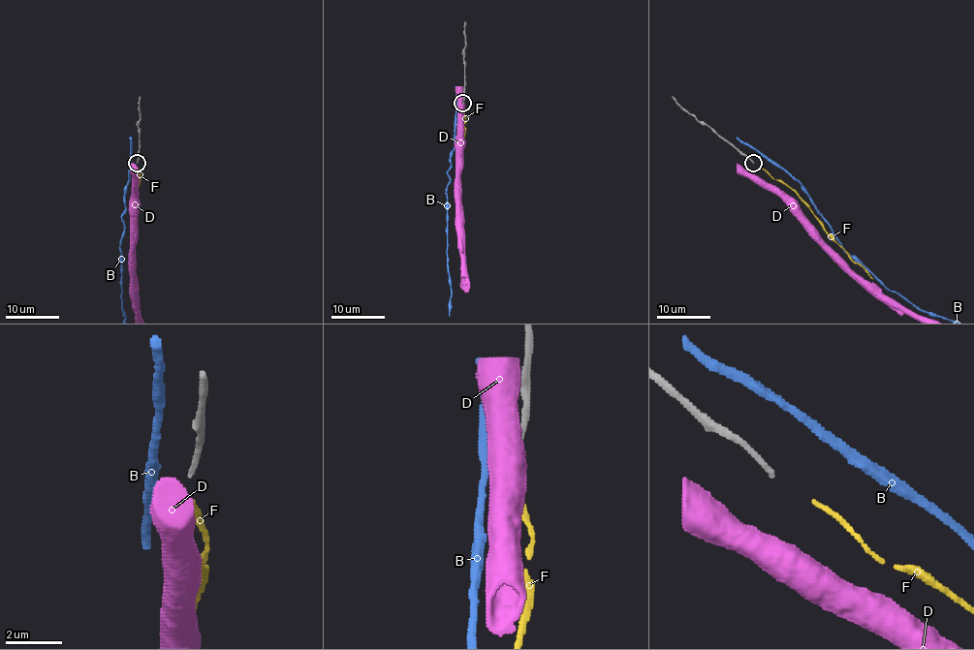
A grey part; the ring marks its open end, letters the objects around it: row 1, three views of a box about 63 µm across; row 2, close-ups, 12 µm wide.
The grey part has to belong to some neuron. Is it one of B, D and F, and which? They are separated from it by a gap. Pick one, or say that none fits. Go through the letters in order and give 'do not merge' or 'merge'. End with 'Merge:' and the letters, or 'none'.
B: do not merge
D: do not merge
F: merge
Merge: F

